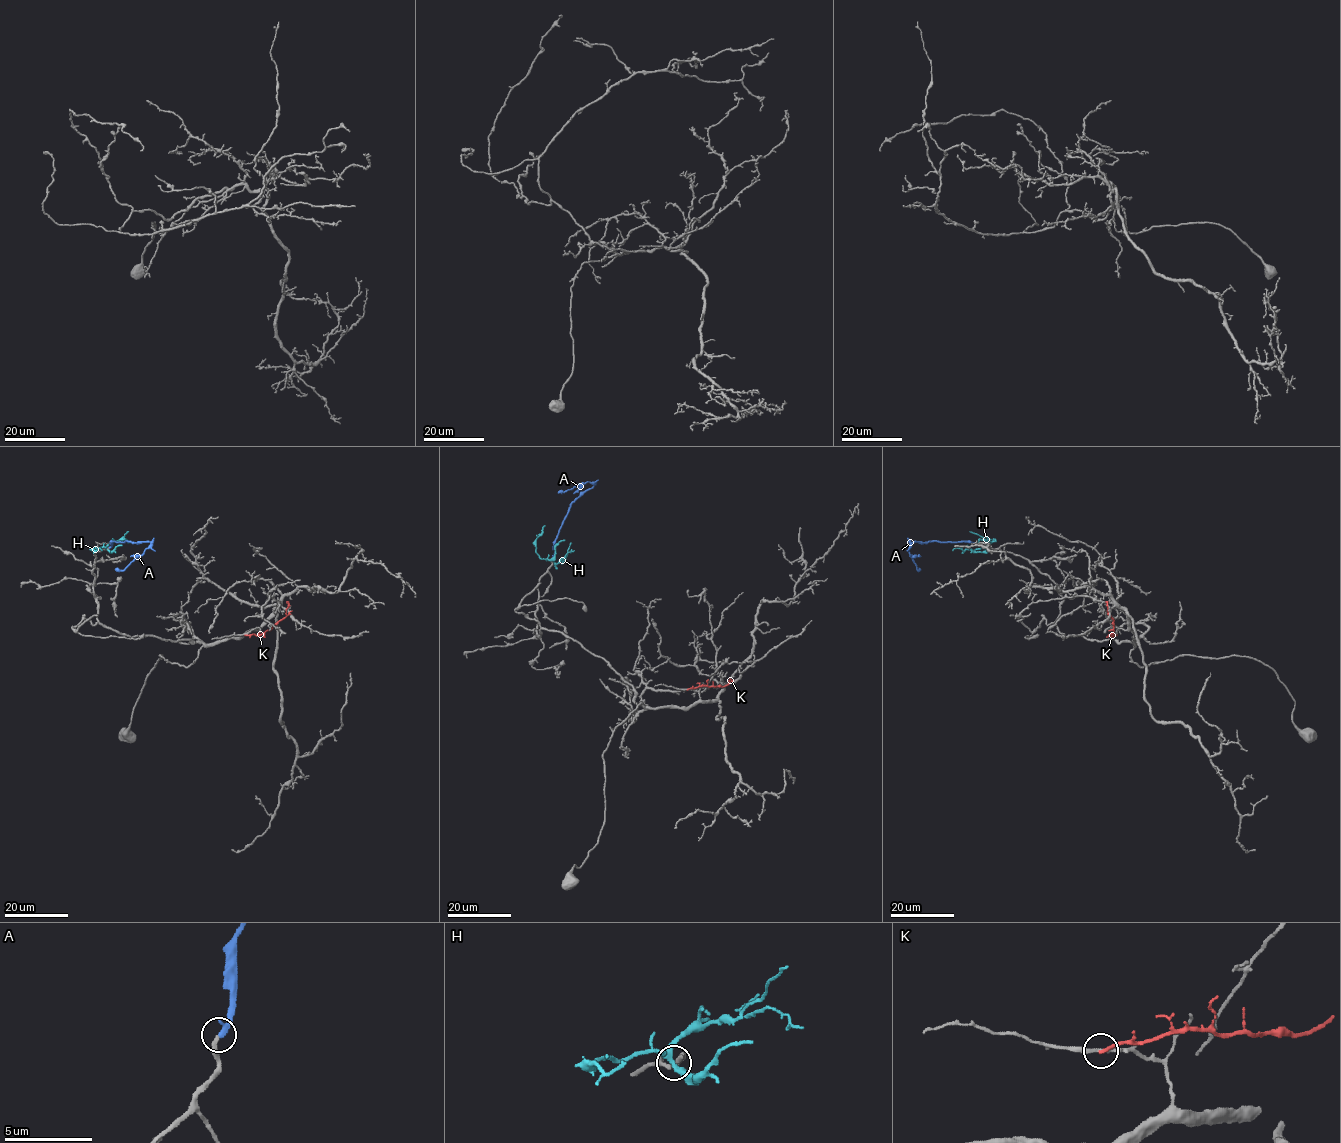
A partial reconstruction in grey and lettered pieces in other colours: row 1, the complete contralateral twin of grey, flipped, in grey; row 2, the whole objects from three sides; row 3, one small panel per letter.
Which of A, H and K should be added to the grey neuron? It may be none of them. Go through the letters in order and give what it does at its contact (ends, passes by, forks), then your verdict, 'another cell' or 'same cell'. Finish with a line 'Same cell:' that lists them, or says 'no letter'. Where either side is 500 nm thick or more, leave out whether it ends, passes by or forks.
A: it ends there; same cell
H: it forks there; another cell
K: it ends there; another cell
Same cell: A

